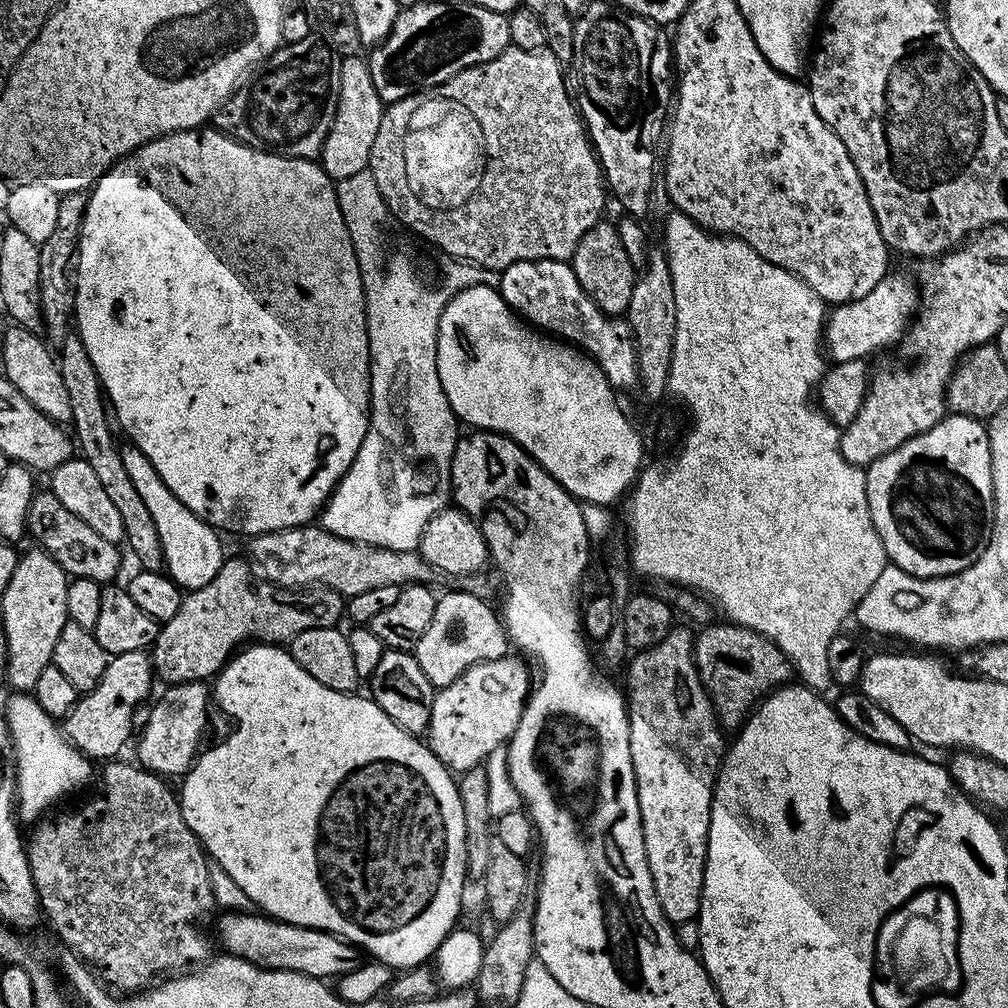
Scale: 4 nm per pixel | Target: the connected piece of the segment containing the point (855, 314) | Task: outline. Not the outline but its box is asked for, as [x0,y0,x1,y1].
[822,274,918,362]

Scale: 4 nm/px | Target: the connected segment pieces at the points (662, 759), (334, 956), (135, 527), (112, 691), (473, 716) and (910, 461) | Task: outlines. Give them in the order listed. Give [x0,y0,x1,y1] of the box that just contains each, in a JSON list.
[[626,626,726,926],[216,911,362,978],[58,334,164,572],[62,651,154,762],[426,654,530,774],[864,414,994,580]]

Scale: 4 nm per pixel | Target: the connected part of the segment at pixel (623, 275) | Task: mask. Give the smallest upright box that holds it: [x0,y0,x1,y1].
[570,218,638,318]

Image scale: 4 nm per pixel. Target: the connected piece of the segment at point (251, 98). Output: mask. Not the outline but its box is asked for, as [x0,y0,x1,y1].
[215,38,340,161]

